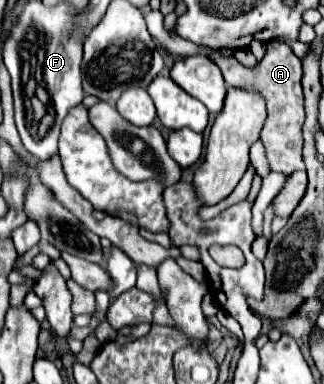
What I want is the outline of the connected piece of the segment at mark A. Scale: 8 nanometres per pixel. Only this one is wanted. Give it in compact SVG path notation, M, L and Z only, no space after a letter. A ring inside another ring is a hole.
M269 42L267 52L257 68L245 68L237 62L235 56L213 56L215 64L221 68L227 86L235 88L257 88L265 102L267 102L267 120L261 130L261 142L265 146L269 164L273 172L293 174L297 170L305 170L301 148L303 148L303 122L305 122L305 108L303 108L303 68L301 60L293 54L293 50L285 42Z

